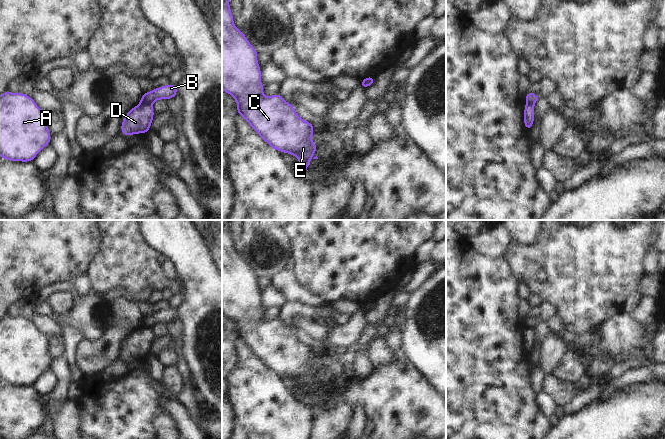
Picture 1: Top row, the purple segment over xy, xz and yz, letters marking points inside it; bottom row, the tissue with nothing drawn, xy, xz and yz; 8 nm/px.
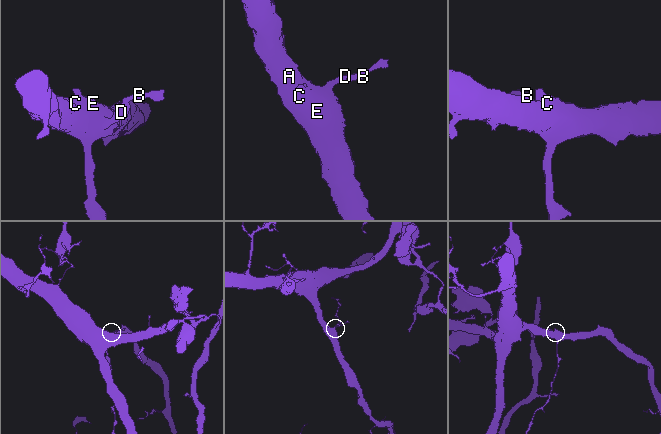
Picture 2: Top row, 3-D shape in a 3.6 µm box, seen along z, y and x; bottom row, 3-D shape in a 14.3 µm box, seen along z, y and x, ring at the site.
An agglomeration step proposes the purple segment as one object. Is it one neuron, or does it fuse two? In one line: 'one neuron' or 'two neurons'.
two neurons

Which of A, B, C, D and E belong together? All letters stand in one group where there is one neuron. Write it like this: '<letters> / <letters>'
A C D E / B

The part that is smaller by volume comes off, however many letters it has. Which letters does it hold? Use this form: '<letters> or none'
B

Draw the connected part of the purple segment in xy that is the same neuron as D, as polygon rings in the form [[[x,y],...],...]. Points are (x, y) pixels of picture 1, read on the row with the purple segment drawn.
[[[141,103],[130,109],[121,124],[122,134],[124,136],[136,133],[146,134],[149,131],[154,114],[151,104]]]

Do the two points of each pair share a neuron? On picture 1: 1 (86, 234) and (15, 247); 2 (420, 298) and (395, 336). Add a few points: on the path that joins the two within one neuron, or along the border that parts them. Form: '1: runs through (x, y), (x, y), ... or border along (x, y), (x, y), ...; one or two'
1: runs through (68, 234), (33, 234); one
2: border along (401, 332), (401, 345), (399, 347); two

